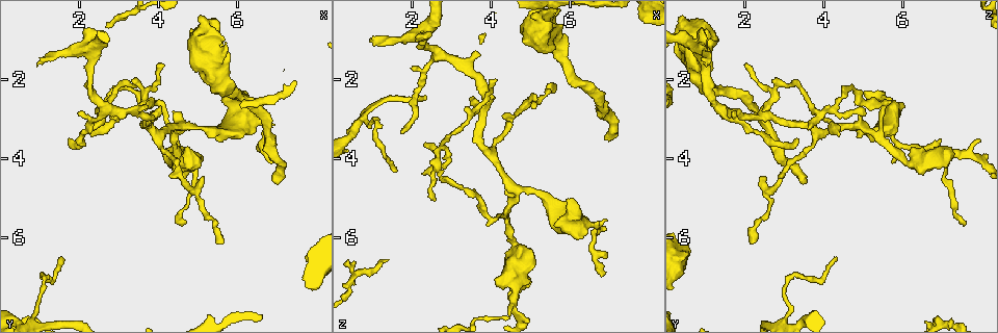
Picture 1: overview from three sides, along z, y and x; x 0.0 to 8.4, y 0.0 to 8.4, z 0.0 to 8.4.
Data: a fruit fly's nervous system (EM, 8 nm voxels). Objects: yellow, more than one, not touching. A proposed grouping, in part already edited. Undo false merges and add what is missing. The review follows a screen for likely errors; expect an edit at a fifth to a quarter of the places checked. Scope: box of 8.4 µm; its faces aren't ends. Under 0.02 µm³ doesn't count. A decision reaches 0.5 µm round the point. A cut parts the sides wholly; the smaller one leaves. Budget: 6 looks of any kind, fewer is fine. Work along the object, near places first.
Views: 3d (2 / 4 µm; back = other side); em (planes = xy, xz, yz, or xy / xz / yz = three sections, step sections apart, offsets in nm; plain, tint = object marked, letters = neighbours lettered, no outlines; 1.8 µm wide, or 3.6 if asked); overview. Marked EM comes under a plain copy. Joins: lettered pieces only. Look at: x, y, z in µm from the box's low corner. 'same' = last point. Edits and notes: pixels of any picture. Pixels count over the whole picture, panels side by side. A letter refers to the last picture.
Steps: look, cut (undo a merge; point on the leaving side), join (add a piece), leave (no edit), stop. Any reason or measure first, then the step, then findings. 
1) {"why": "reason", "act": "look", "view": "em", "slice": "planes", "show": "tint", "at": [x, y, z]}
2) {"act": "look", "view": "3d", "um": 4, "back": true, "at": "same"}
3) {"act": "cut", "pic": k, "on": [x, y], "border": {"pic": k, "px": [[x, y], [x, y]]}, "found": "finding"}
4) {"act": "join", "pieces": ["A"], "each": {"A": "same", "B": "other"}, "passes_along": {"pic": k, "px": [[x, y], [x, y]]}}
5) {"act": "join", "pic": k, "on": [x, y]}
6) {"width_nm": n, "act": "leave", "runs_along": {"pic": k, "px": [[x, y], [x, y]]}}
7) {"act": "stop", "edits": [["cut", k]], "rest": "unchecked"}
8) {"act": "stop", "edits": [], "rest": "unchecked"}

{"why": "free end", "act": "look", "view": "3d", "um": 4, "back": true, "at": [1.65, 6.60, 4.35]}

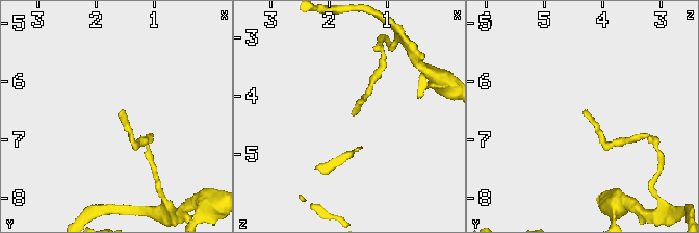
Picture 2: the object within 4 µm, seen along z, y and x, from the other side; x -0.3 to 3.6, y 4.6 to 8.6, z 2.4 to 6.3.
{"why": "now the EM", "act": "look", "view": "em", "slice": "xz", "step": 16, "show": "letters", "at": [1.60, 6.60, 4.35]}

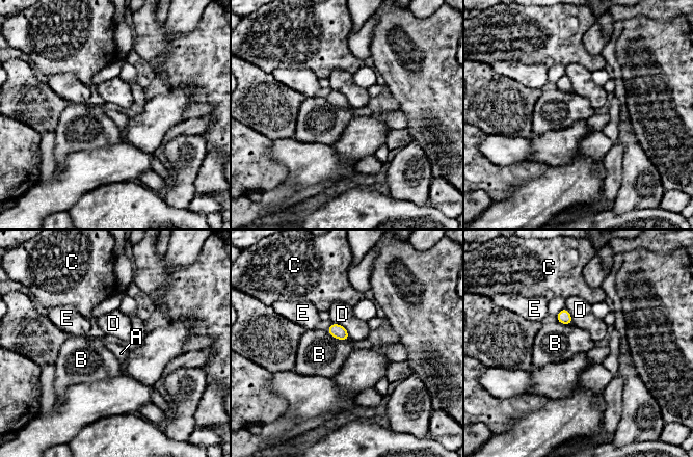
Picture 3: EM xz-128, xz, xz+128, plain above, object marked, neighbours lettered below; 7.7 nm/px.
{"act": "look", "view": "em", "slice": "planes", "show": "letters", "at": "same"}

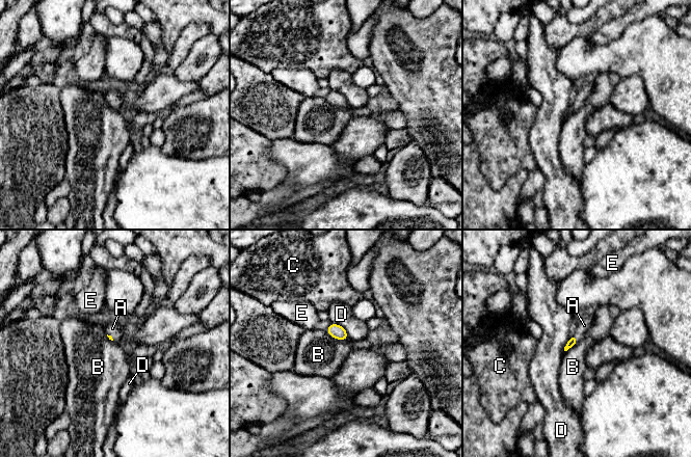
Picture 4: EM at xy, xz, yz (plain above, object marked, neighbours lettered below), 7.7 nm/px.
{"act": "join", "pieces": ["A"], "each": {"A": "same", "B": "other", "C": "other", "D": "other", "E": "other"}, "passes_along": {"pic": 4, "px": [[573, 341], [577, 338], [584, 325]]}, "found": "the neuron continues"}

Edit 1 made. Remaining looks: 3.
{"why": "redraw", "act": "look", "view": "overview"}

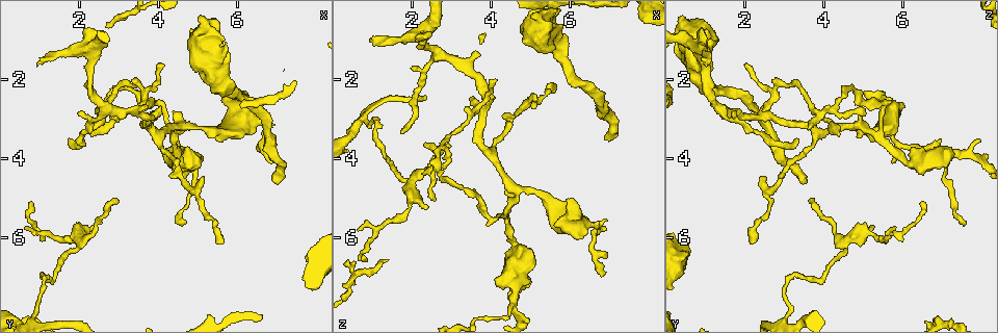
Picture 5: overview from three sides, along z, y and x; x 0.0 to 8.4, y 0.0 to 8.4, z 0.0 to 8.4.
{"why": "three arms meet", "act": "look", "view": "em", "um": 3.6, "slice": "xy", "step": 8, "show": "letters", "at": [2.30, 1.60, 0.95]}

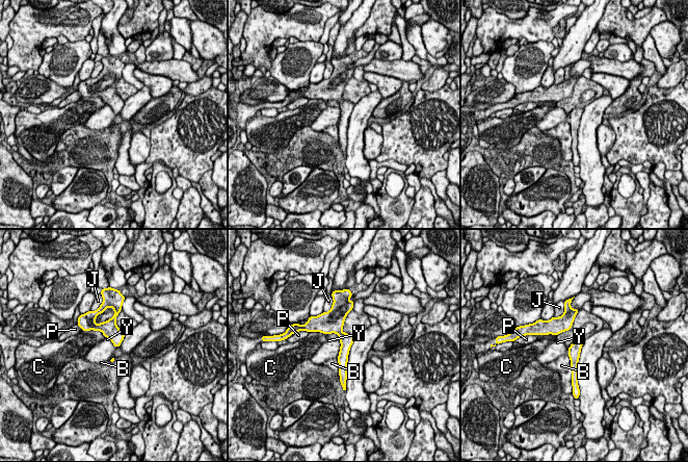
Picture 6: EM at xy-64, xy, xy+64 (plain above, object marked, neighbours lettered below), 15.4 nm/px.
{"width_nm": 190, "longest_contact_nm": ["B", 440], "act": "leave", "each": {"B": "other", "C": "other", "J": "other", "P": "other", "Y": "other"}, "found": "one neuron here"}

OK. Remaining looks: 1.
{"why": "thick end", "act": "look", "view": "em", "slice": "planes", "show": "letters", "at": [6.30, 2.65, 6.00]}

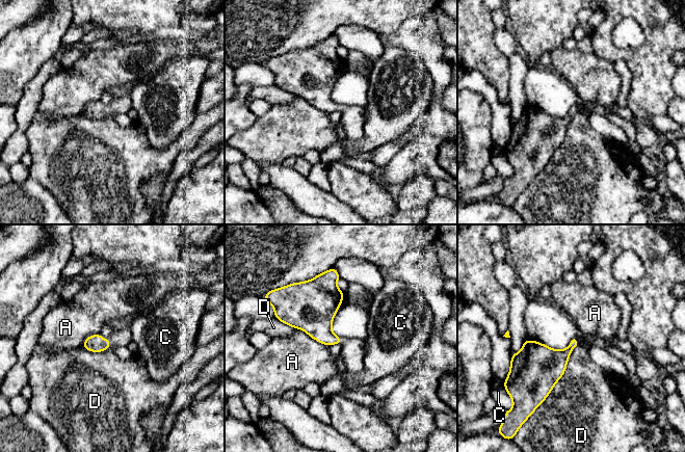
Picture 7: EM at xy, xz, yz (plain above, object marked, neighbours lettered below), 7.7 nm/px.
{"longest_contact_nm": ["D", 550], "act": "leave", "each": {"A": "other", "C": "other", "D": "other"}, "found": "no lettered piece goes on from it"}

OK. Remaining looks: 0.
{"act": "stop", "edits": [["join", 4]], "rest": "unchecked"}

